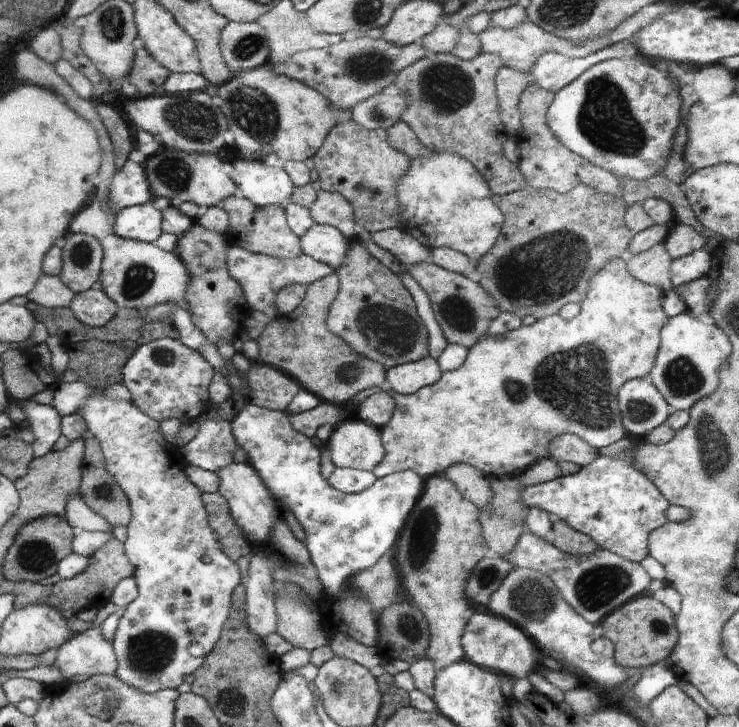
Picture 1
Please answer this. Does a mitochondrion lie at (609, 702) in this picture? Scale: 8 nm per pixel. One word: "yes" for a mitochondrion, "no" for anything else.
no

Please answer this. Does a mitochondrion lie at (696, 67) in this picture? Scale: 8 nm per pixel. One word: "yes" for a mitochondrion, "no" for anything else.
no

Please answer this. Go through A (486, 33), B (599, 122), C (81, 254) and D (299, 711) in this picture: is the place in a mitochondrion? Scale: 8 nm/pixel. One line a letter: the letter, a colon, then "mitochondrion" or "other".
A: other
B: mitochondrion
C: mitochondrion
D: other

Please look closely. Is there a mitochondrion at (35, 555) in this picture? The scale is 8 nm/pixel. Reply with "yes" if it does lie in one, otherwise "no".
yes

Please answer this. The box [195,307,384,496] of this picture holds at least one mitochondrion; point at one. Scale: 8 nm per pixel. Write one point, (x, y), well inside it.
(347, 372)

